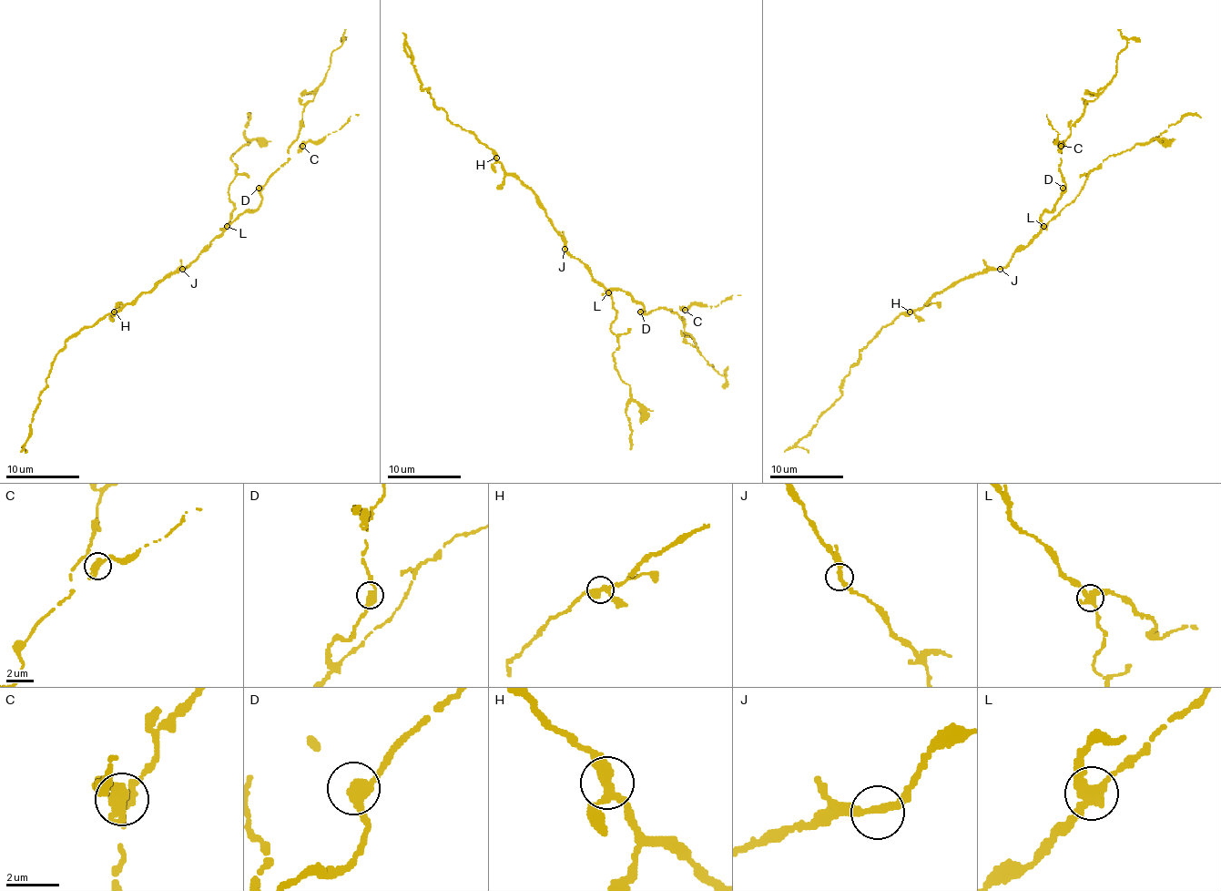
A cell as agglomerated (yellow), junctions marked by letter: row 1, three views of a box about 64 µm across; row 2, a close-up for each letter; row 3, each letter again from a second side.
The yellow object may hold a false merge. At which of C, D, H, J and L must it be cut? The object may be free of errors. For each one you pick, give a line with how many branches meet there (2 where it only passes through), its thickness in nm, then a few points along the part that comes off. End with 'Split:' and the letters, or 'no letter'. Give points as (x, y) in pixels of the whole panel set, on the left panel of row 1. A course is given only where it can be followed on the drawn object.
L: branches 3; calibre 380 nm; course (227, 227), (234, 210), (228, 186), (236, 166), (230, 157), (247, 143), (243, 132), (249, 117)
Split: L

